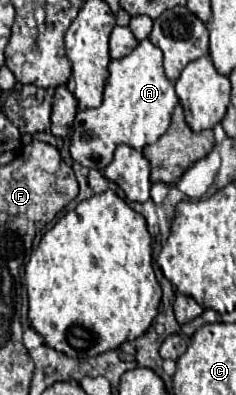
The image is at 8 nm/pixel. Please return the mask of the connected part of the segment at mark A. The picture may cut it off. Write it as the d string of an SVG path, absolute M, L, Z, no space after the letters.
M144 39L130 55L110 61L110 77L104 89L102 105L76 113L70 145L70 155L76 163L102 171L112 161L116 145L124 143L142 151L146 145L152 145L162 137L170 125L172 111L178 105L174 83L166 79L162 59L162 51Z

